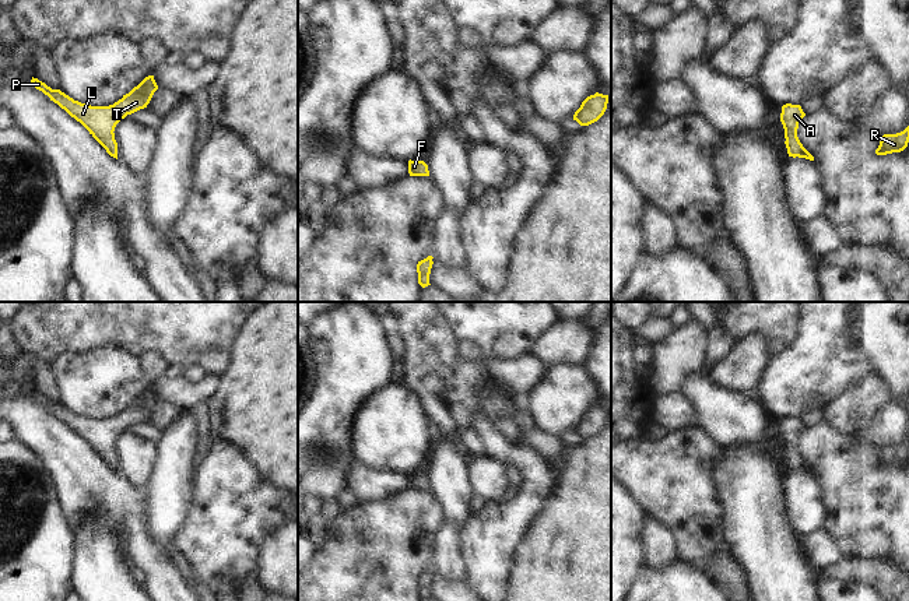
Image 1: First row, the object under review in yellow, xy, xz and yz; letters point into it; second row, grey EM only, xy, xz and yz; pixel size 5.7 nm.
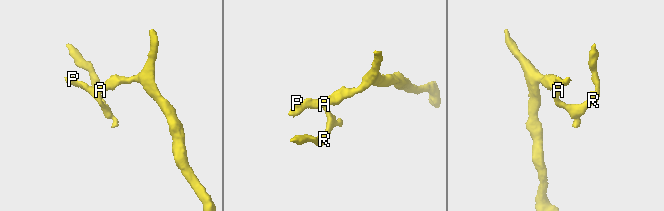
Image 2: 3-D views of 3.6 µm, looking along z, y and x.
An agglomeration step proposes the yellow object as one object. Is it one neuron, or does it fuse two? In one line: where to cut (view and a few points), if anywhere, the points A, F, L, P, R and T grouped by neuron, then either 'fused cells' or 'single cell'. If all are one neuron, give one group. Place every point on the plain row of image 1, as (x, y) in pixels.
no cut; A F L P R T; single cell

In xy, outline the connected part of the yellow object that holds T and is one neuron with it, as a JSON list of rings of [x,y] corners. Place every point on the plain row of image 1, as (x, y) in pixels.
[[[154,389],[145,390],[137,400],[122,412],[109,419],[91,419],[74,414],[60,403],[52,403],[38,391],[31,393],[32,398],[42,404],[64,422],[71,430],[80,435],[90,447],[106,463],[106,465],[117,472],[117,456],[115,453],[115,440],[127,428],[147,421],[158,398]]]

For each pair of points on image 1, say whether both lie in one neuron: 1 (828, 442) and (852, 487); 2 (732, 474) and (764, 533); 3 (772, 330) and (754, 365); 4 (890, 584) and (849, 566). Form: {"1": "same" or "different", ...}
{"1": "same", "2": "same", "3": "different", "4": "same"}

